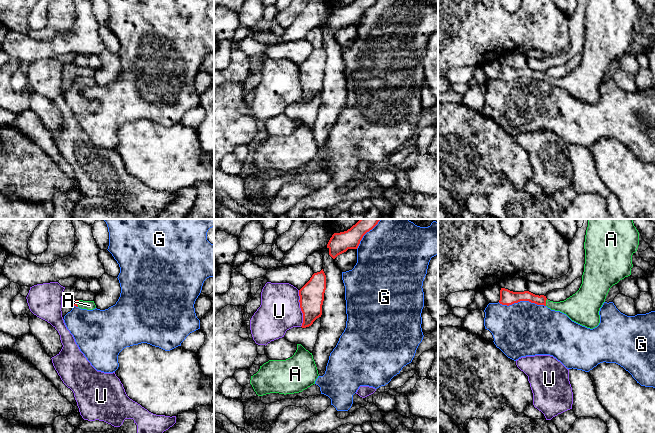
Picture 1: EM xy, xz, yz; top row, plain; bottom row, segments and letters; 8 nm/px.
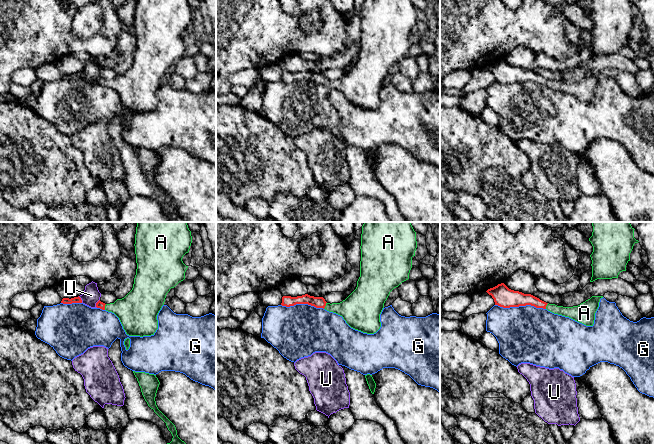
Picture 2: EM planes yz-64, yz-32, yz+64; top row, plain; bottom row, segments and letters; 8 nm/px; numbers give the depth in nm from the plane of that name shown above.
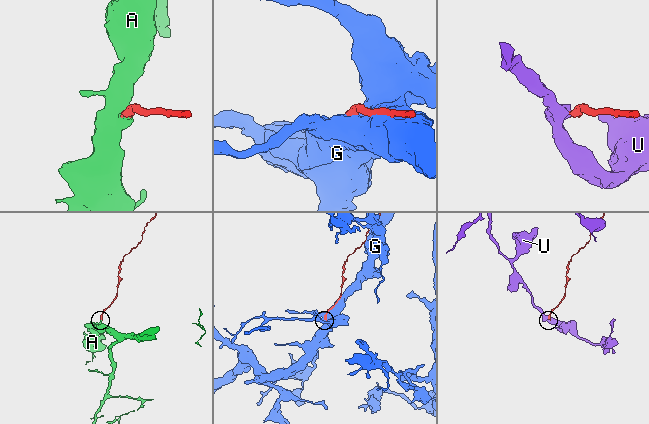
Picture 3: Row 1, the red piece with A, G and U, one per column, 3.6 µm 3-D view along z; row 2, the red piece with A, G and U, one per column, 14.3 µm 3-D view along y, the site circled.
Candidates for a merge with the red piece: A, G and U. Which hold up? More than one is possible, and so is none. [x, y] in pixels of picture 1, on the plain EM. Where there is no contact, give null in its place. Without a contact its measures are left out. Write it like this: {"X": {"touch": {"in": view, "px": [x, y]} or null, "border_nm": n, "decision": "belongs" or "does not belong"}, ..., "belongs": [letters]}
{"A": {"touch": {"in": "yz", "px": [545, 78]}, "border_nm": 60, "decision": "belongs"}, "G": {"touch": {"in": "yz", "px": [522, 76]}, "border_nm": 380, "decision": "does not belong"}, "U": {"touch": {"in": "xz", "px": [300, 83]}, "border_nm": 300, "decision": "does not belong"}, "belongs": ["A"]}

